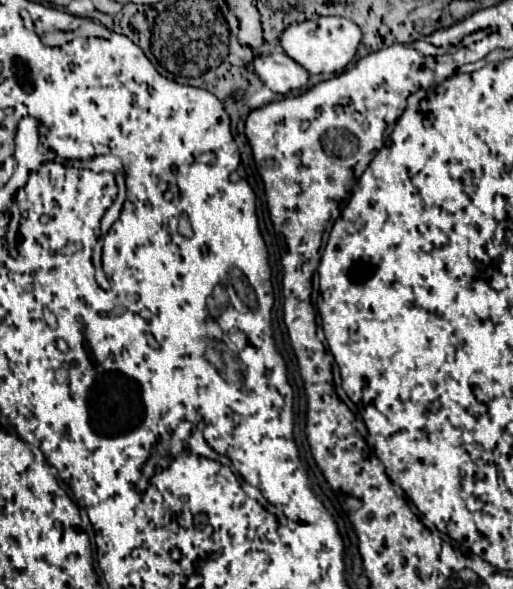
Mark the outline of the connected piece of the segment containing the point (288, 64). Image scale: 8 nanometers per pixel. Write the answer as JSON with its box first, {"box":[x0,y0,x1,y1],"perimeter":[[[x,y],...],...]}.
{"box":[253,51,309,93],"perimeter":[[[273,51],[269,57],[257,57],[253,61],[253,69],[261,77],[261,81],[275,93],[303,89],[309,81],[309,71],[283,51]]]}

